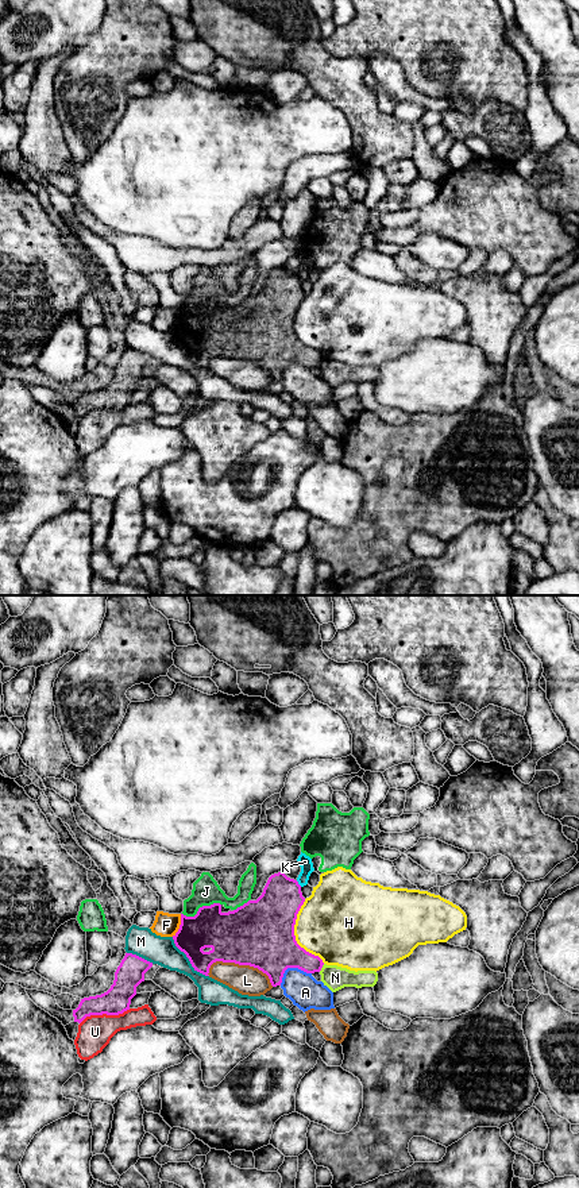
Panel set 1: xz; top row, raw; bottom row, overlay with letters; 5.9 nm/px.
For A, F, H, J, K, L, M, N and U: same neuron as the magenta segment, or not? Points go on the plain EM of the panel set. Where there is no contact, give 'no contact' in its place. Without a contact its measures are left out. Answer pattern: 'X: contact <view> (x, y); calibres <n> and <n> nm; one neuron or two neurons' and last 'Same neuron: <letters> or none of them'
A: contact xz (290, 362); calibres 380 and 200 nm; two neurons
F: contact xz (180, 320); calibres 240 and 140 nm; two neurons
H: contact xz (293, 330); calibres 400 and 420 nm; two neurons
J: contact xz (200, 303); calibres 280 and 160 nm; two neurons
K: contact xz (297, 278); calibres 280 and 80 nm; two neurons
L: contact xz (240, 359); calibres 400 and 180 nm; two neurons
M: contact xz (189, 355); calibres 240 and 170 nm; two neurons
N: contact xz (321, 362); calibres 200 and 150 nm; two neurons
U: contact xz (104, 408); calibres 160 and 200 nm; two neurons
Same neuron: none of them

